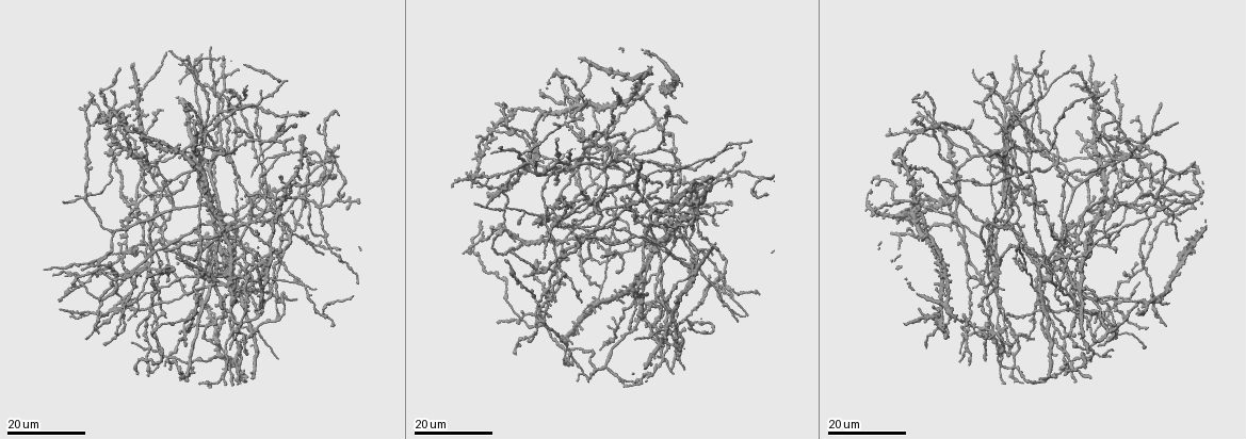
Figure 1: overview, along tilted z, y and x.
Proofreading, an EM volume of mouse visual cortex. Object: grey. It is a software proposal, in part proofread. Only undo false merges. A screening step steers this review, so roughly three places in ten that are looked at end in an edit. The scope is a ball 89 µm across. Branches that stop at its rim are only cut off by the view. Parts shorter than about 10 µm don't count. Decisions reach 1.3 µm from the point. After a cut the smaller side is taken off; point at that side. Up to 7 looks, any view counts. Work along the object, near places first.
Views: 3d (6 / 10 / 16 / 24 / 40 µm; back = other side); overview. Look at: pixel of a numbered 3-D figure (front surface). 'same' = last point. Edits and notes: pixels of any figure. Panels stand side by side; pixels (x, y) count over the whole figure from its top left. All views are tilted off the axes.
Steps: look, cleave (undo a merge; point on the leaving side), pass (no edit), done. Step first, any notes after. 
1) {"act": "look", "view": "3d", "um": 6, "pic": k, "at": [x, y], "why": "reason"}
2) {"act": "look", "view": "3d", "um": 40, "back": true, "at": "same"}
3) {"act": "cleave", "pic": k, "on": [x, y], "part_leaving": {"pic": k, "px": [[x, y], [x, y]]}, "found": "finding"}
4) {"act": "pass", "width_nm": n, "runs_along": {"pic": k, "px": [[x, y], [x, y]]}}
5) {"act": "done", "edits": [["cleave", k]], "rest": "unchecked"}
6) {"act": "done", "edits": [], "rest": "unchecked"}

{"act": "look", "view": "3d", "um": 16, "pic": 1, "at": [1015, 164], "why": "four or more arms meet"}

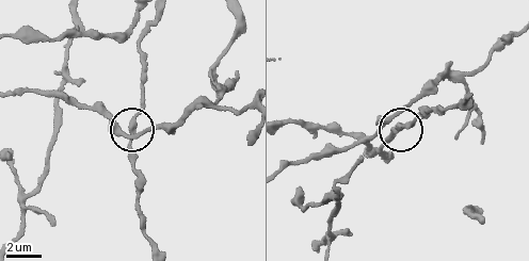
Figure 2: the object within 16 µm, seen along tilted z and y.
{"act": "look", "view": "3d", "um": 6, "pic": 2, "at": [130, 130], "why": "zoom in"}

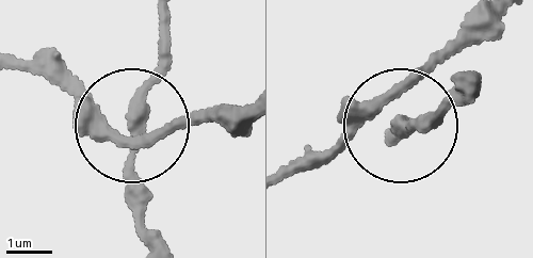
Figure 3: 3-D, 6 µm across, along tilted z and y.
{"act": "pass", "side_arm_um": 39, "runs_along": {"pic": 3, "px": [[159, 12], [155, 71], [126, 131], [33, 77]]}, "found": "all the same neuron"}

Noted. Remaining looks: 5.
{"act": "look", "view": "3d", "um": 16, "pic": 1, "at": [305, 192], "why": "four arms meet"}

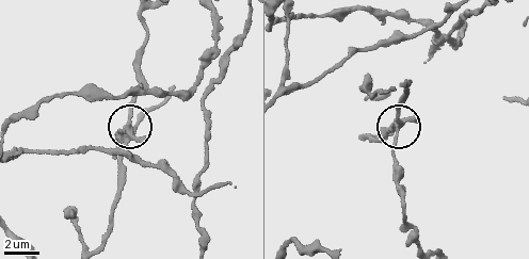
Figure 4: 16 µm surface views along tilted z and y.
{"act": "look", "view": "3d", "um": 10, "pic": 4, "at": [130, 129]}

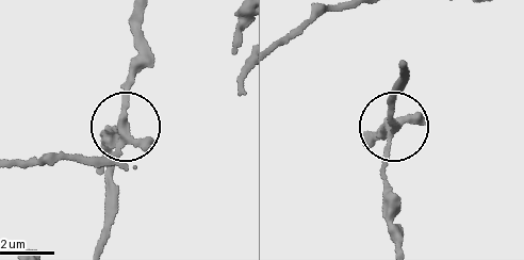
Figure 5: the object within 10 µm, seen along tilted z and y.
{"act": "pass", "arms": 4, "found": "all the same neuron"}

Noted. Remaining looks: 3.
{"act": "look", "view": "3d", "um": 16, "pic": 1, "at": [282, 156], "why": "two arms in line, one across"}

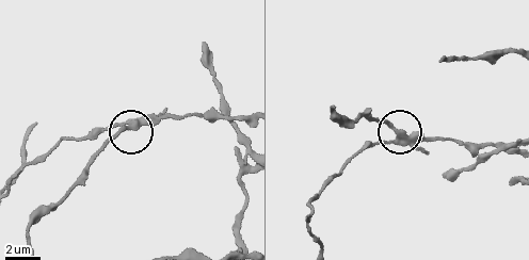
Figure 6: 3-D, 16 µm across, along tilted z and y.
{"act": "look", "view": "3d", "um": 6, "pic": 6, "at": [131, 126], "why": "zoom in"}

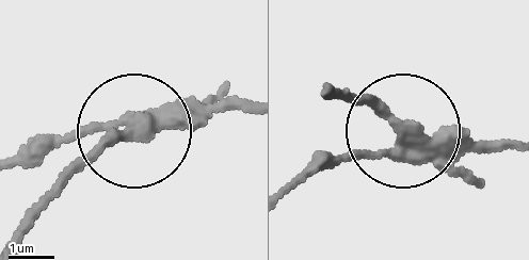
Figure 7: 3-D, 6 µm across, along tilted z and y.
{"act": "look", "view": "3d", "um": 6, "back": true, "pic": 7, "at": [135, 130]}

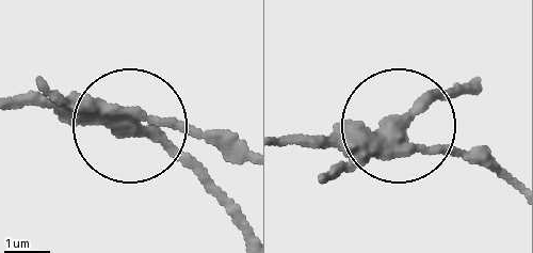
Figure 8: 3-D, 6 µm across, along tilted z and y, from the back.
{"act": "cleave", "pic": 8, "on": [174, 117], "part_leaving": {"pic": 8, "px": [[110, 106], [243, 147]]}, "found": "a second neuron is stuck on"}

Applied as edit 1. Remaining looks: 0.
{"act": "done", "edits": [["cleave", 8]], "rest": "unchecked"}

